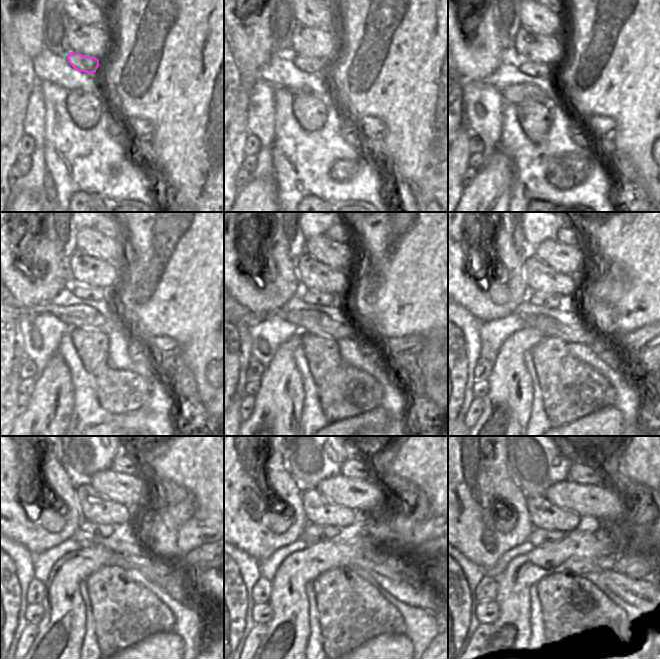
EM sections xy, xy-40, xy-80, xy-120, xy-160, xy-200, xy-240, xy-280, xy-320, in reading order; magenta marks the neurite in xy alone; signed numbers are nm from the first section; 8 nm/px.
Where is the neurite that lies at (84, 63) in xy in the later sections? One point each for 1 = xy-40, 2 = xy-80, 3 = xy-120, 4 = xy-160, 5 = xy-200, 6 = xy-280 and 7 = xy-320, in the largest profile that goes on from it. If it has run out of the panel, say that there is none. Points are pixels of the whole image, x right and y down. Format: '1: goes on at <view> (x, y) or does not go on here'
1: goes on at xy-40 (313, 66)
2: goes on at xy-80 (530, 68)
3: goes on at xy-120 (84, 291)
4: goes on at xy-160 (310, 296)
5: goes on at xy-200 (547, 300)
6: goes on at xy-280 (313, 534)
7: goes on at xy-320 (540, 537)

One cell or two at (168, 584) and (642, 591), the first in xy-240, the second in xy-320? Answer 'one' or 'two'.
one

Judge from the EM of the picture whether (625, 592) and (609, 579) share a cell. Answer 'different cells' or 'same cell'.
same cell

